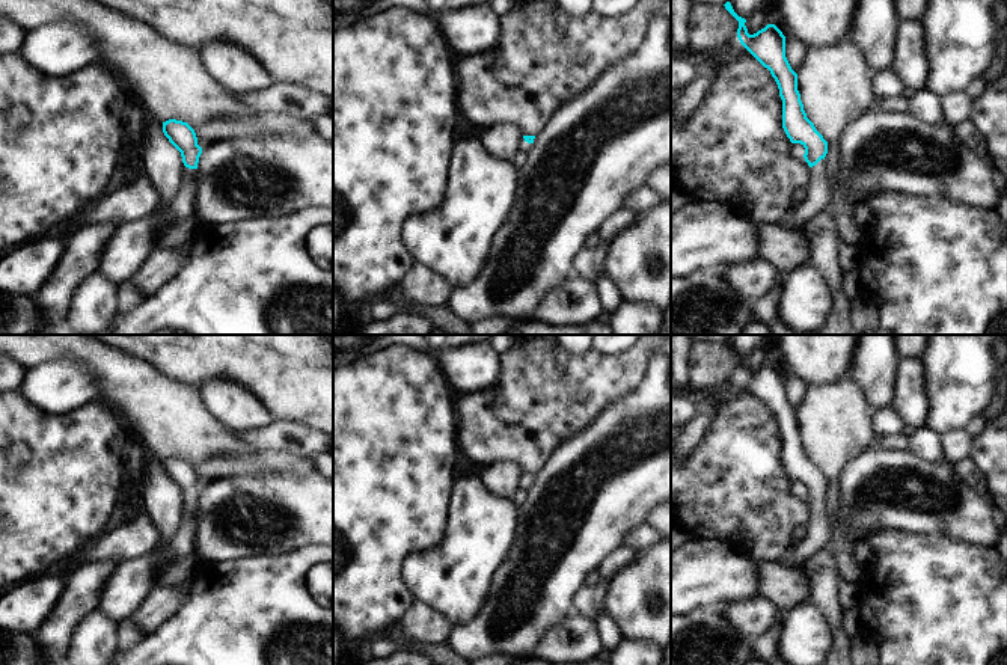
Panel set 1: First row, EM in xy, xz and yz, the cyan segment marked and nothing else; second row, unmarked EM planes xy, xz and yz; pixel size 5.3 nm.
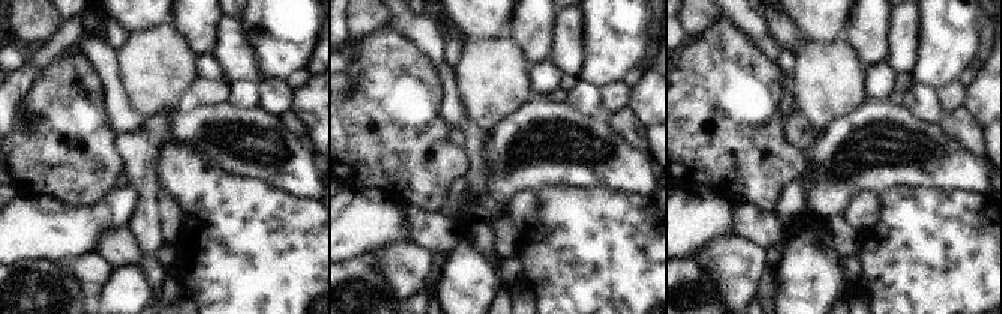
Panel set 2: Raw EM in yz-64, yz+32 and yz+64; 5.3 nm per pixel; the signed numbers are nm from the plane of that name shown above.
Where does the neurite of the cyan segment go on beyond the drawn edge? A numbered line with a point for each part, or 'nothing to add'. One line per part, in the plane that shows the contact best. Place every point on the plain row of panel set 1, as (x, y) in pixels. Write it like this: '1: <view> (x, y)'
1: yz (819, 528)

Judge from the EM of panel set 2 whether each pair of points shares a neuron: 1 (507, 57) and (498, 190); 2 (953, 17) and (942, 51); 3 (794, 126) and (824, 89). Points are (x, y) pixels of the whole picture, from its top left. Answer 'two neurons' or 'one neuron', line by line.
1: two neurons
2: one neuron
3: two neurons

